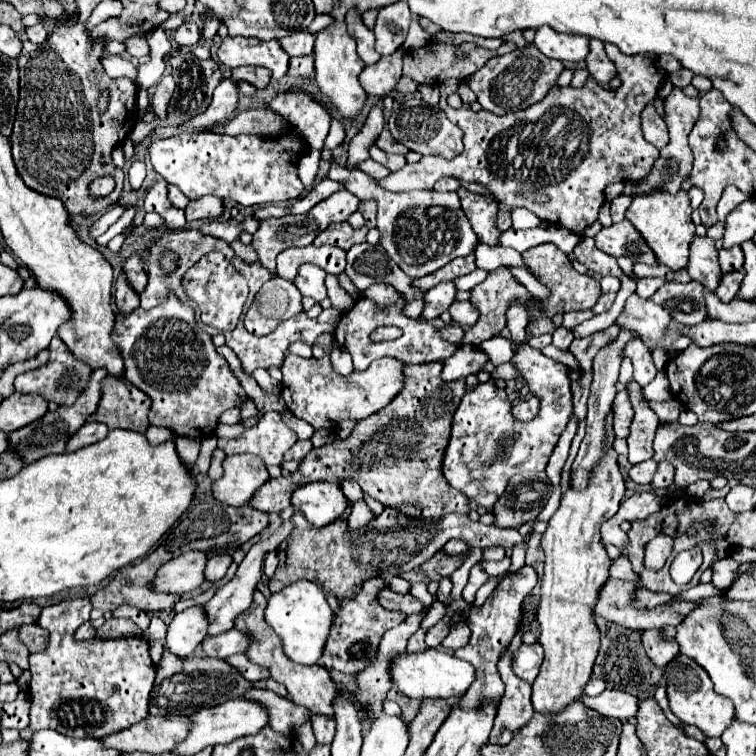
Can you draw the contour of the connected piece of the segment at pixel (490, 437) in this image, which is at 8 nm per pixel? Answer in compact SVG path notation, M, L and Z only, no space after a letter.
M512 301L506 311L506 319L506 327L510 329L512 339L520 343L511 363L516 366L530 392L542 397L540 411L532 421L516 421L510 413L512 403L508 401L506 391L496 387L492 381L480 383L476 389L468 391L466 397L460 401L460 407L456 409L452 419L452 437L444 455L446 481L454 489L462 491L468 499L476 501L480 507L486 507L488 511L494 509L496 501L504 495L508 487L508 481L516 473L546 469L552 449L556 447L562 431L566 429L572 417L570 367L542 355L538 349L526 343L524 335L528 325L528 313L522 303Z

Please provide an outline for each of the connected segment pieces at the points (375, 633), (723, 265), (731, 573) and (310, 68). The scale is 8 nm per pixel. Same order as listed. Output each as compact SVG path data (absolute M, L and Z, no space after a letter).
M368 579L364 583L364 589L352 599L352 601L340 601L342 611L336 615L336 625L332 627L332 633L328 637L328 645L318 661L318 665L324 665L326 669L338 669L342 673L360 673L364 671L376 657L378 645L382 635L402 623L406 615L399 611L389 611L384 609L376 601L376 593L380 587L389 587L387 581L382 579Z
M732 247L732 249L720 249L720 269L722 273L730 273L730 271L738 271L744 265L744 253L740 247Z
M726 555L724 559L718 559L714 563L714 577L712 577L714 587L724 589L724 591L732 587L732 583L738 579L738 567L740 563L734 561L730 555Z
M292 57L290 59L290 69L288 75L290 77L302 77L302 79L310 79L314 73L314 59L308 57Z

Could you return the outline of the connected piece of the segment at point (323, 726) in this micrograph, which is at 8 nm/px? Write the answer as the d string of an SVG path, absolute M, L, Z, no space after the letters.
M314 715L312 717L312 729L314 729L316 741L320 745L330 745L334 735L336 735L336 723L334 723L334 719L328 719L328 717Z

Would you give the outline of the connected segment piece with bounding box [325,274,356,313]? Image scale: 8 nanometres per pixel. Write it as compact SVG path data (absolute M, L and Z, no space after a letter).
M327 274L325 278L327 295L332 306L345 313L349 311L355 304L356 300L340 287L337 275Z

